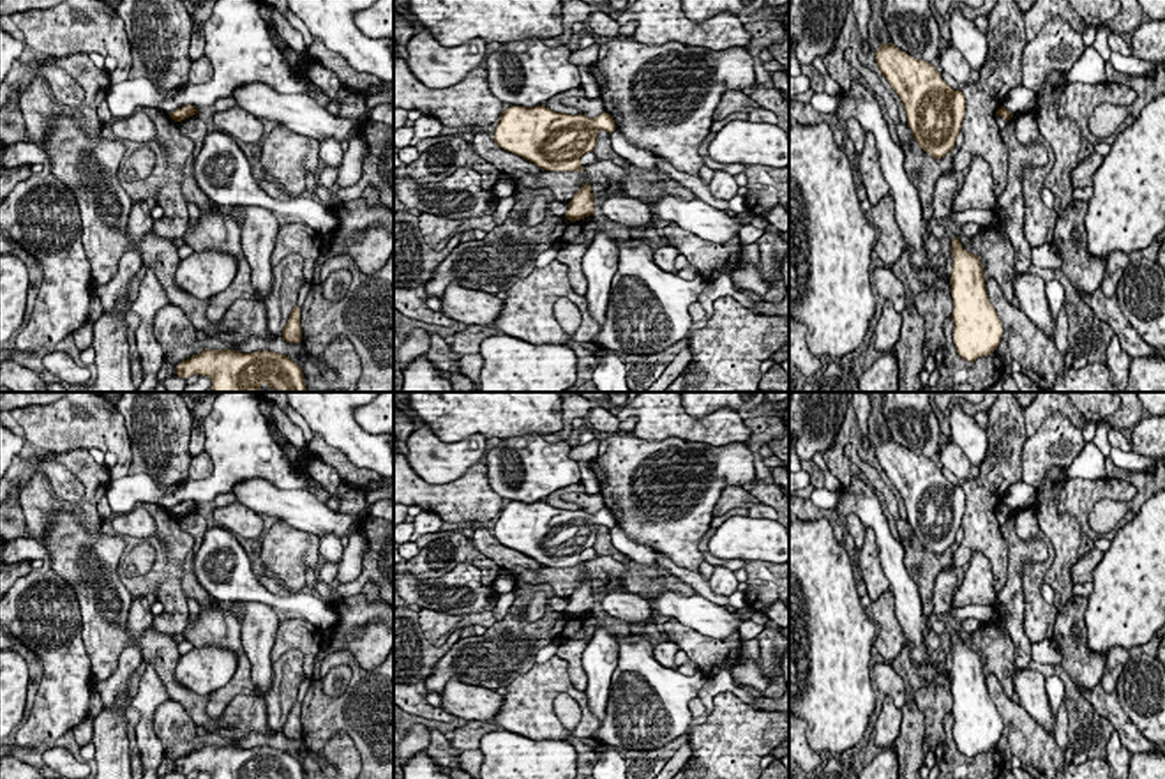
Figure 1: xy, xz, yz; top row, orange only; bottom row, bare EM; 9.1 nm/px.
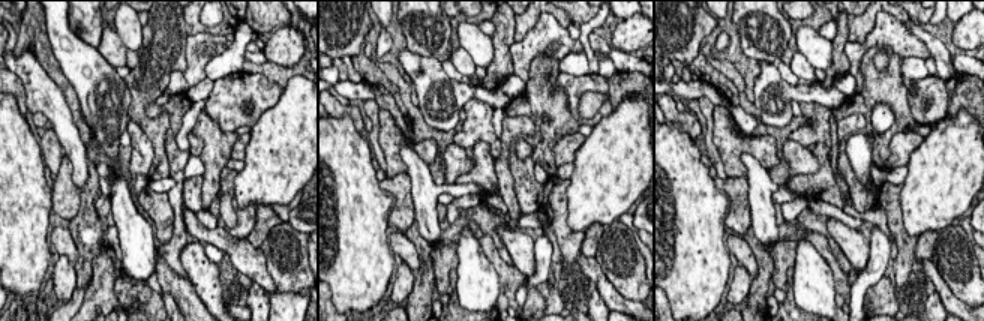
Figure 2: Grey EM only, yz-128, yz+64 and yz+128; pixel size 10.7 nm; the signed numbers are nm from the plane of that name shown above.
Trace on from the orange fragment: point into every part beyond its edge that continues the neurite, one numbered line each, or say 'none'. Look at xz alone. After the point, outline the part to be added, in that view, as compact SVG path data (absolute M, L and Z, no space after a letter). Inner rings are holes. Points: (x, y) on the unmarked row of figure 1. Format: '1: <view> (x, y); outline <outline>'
none

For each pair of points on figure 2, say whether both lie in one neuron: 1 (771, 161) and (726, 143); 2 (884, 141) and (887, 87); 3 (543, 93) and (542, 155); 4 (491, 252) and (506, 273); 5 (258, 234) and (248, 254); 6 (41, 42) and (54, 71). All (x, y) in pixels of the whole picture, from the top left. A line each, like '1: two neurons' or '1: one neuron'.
1: one neuron
2: one neuron
3: one neuron
4: one neuron
5: two neurons
6: one neuron

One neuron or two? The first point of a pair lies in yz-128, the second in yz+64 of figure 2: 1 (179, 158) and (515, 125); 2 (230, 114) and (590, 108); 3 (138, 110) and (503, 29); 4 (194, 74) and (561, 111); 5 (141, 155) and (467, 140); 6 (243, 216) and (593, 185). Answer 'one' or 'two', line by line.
1: one
2: two
3: one
4: two
5: two
6: two

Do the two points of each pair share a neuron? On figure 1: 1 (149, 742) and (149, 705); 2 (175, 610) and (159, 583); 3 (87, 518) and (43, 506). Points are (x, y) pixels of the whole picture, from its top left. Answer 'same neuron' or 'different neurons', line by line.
1: same neuron
2: same neuron
3: same neuron

